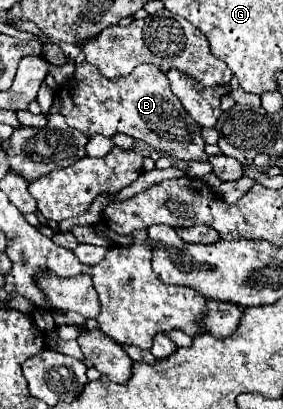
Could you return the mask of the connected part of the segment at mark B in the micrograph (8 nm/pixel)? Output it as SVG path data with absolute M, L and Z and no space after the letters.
M80 63L76 65L74 77L60 87L58 97L60 113L66 117L66 123L86 137L114 137L116 133L126 133L174 159L208 159L204 151L202 127L184 111L178 97L170 91L166 75L156 65L140 65L128 77L108 79L90 63Z

